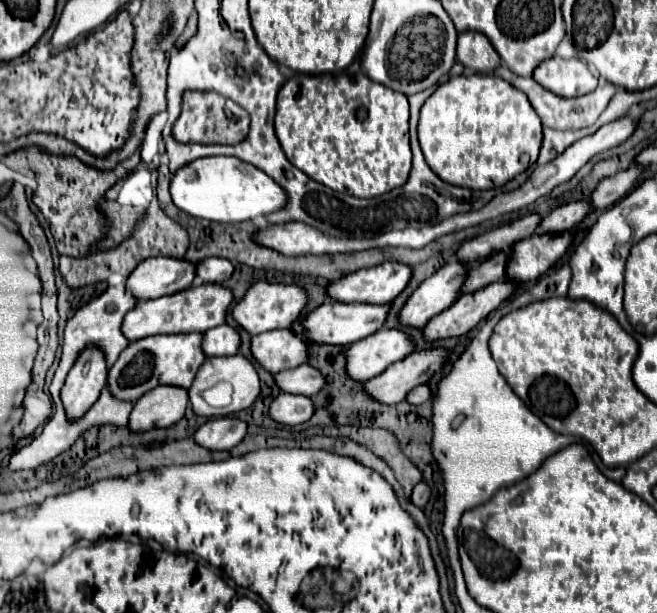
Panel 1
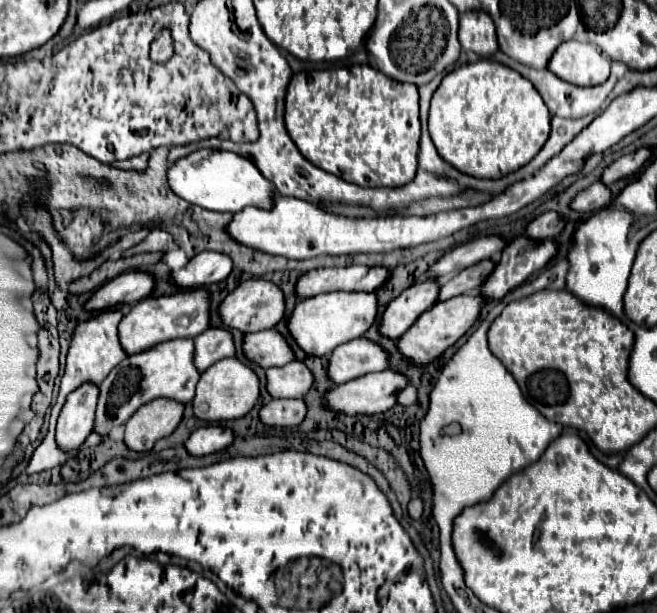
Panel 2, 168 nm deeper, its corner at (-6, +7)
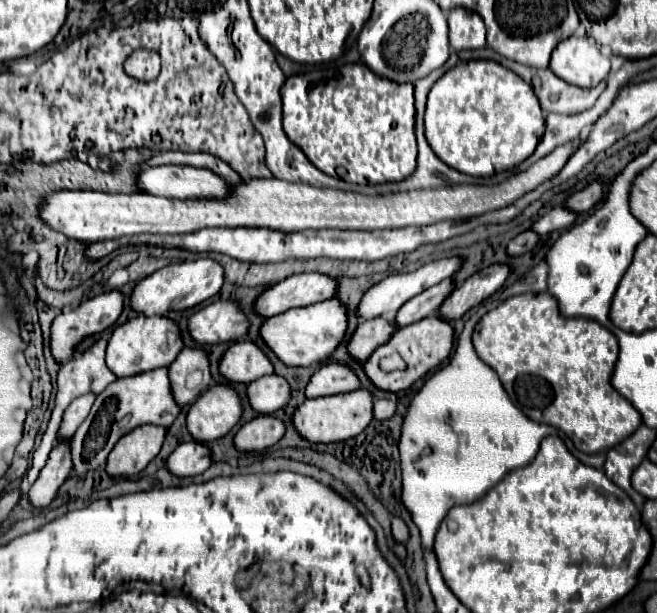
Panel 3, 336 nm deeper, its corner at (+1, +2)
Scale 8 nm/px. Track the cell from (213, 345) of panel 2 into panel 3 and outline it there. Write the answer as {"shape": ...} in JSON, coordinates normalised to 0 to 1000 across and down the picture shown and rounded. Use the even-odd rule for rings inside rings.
{"shape":[[[282,566],[257,599],[260,641],[275,667],[291,661],[321,625],[318,586],[309,569]]]}

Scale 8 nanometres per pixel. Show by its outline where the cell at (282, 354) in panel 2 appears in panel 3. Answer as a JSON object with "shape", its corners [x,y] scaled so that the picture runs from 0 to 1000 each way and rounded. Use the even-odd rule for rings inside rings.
{"shape":[[[379,553],[355,560],[333,589],[333,608],[346,625],[382,625],[400,612],[416,608],[406,579]]]}

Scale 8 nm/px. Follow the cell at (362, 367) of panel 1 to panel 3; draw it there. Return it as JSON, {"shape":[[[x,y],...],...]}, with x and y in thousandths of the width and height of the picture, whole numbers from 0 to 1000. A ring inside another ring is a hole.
{"shape":[[[504,592],[504,595],[489,595],[479,612],[473,615],[464,644],[470,651],[482,648],[501,648],[501,644],[516,644],[528,638],[546,635],[546,618],[528,595]]]}

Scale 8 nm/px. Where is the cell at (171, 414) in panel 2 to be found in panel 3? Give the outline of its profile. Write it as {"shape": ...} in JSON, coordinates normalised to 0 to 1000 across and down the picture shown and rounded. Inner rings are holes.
{"shape":[[[209,697],[205,703],[187,710],[187,716],[181,716],[181,723],[172,729],[160,768],[175,781],[215,772],[230,749],[242,742],[248,716],[248,697]]]}

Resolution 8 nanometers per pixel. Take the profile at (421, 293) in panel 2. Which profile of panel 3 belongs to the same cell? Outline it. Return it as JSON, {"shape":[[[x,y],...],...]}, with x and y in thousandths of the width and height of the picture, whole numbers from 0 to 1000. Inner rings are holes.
{"shape":[[[565,520],[565,524],[553,524],[543,530],[540,543],[534,546],[531,560],[528,560],[528,573],[531,579],[553,592],[577,563],[589,560],[592,550],[598,546],[604,533],[598,530],[598,524],[586,524],[586,520]]]}

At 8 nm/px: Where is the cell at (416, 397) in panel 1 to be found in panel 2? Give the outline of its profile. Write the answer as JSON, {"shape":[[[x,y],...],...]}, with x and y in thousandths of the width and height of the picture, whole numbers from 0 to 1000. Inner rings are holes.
{"shape":[[[621,626],[609,643],[606,643],[606,656],[615,659],[615,662],[624,662],[624,659],[633,659],[636,656],[636,639],[627,626]]]}

